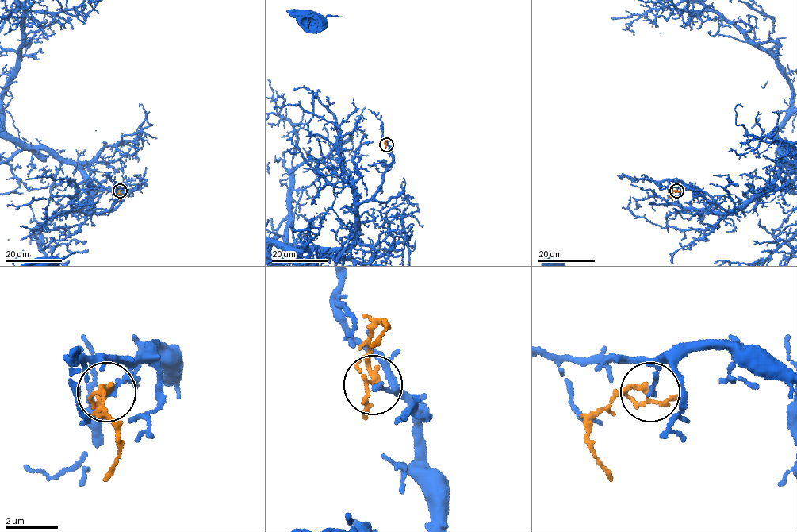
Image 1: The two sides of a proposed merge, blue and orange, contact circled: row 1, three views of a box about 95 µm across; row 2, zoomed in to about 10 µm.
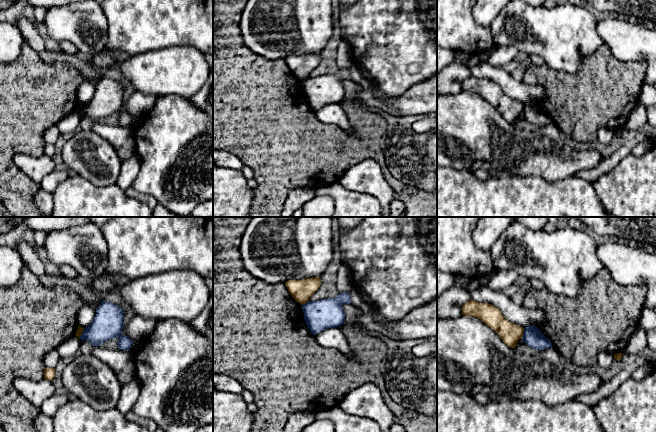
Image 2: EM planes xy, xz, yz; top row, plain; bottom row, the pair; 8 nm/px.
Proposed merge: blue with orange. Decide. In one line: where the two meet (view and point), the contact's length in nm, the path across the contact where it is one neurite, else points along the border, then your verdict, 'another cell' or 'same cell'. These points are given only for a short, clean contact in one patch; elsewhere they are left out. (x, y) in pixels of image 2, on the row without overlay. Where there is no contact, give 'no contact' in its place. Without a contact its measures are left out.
contact xy (82, 109); length 90 nm; border xy (84, 104), (79, 113); another cell

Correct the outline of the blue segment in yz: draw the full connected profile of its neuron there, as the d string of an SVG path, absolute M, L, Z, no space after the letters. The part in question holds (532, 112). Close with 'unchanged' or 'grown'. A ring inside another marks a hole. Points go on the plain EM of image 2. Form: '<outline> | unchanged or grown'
M532 101L524 104L522 115L537 127L553 123L551 117L542 110L539 104Z | unchanged

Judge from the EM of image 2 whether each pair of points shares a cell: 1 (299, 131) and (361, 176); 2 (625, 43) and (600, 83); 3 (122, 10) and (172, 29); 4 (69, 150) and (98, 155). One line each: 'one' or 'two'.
1: two
2: two
3: one
4: one

